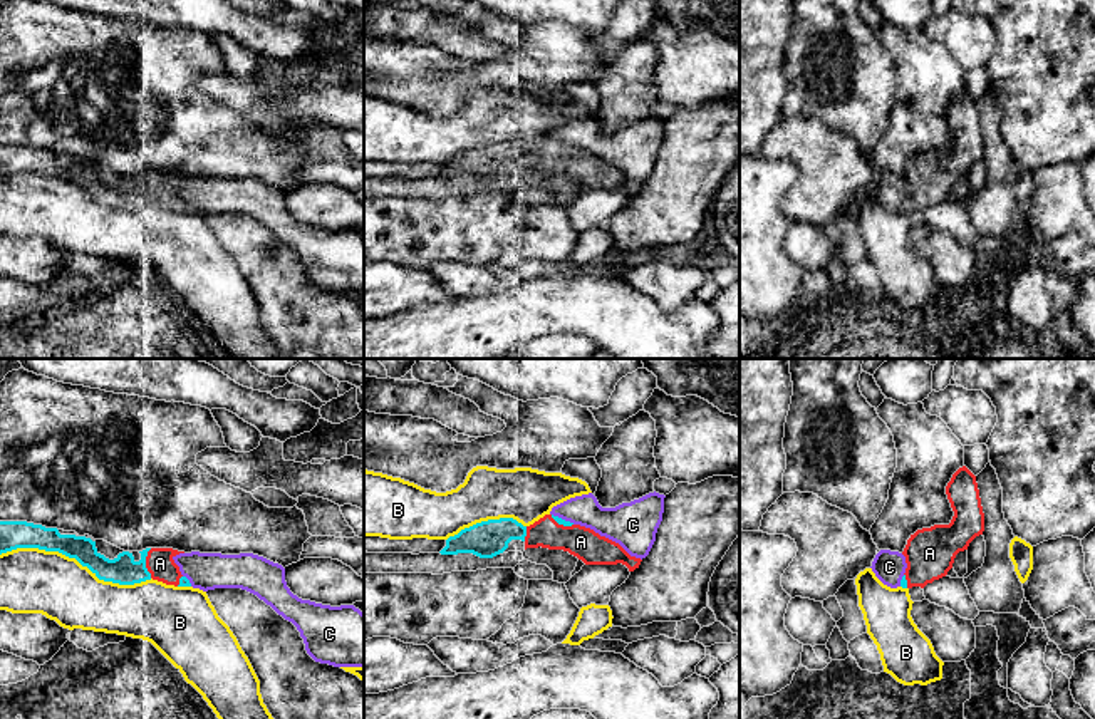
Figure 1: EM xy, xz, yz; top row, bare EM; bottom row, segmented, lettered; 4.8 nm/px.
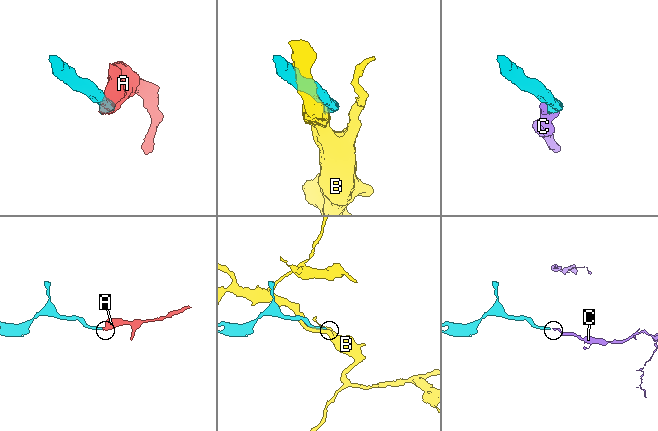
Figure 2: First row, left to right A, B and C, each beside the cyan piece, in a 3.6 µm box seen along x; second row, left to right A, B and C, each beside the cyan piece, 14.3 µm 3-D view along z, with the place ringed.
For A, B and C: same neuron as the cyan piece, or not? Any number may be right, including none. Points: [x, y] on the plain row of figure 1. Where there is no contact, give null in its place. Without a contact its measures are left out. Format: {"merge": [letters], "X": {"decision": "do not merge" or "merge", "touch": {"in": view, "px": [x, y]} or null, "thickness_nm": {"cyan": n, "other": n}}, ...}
{"merge": ["A"], "A": {"decision": "merge", "touch": {"in": "xy", "px": [145, 188]}, "thickness_nm": {"cyan": 140, "other": 140}}, "B": {"decision": "do not merge", "touch": {"in": "xy", "px": [76, 183]}, "thickness_nm": {"cyan": 140, "other": 320}}, "C": {"decision": "do not merge", "touch": {"in": "xz", "px": [564, 144]}, "thickness_nm": {"cyan": 30, "other": 160}}}

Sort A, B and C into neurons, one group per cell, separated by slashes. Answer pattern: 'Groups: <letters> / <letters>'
Groups: A / B / C

